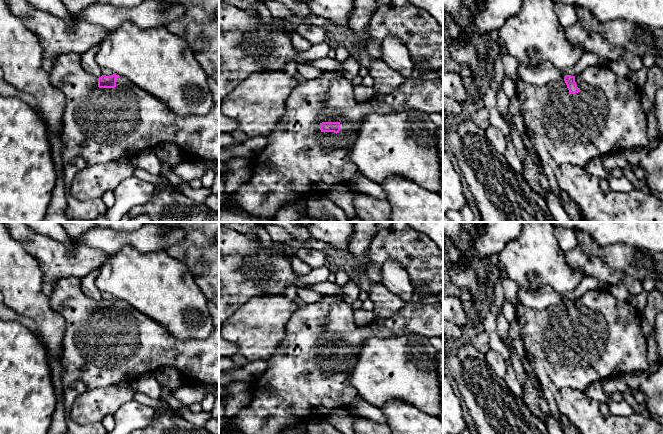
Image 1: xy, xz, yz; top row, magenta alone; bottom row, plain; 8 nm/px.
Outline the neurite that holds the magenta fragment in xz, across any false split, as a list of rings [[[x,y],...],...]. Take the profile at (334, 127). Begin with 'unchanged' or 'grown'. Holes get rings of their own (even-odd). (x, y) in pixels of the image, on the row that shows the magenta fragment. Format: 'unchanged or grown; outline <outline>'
grown; outline [[[323,71],[318,78],[298,83],[289,95],[285,112],[275,129],[267,137],[267,144],[252,160],[251,178],[234,192],[238,205],[253,216],[274,218],[277,211],[296,195],[307,193],[317,196],[335,188],[346,189],[358,174],[356,165],[349,159],[349,150],[357,137],[362,121],[369,114],[390,114],[406,110],[419,110],[427,114],[443,112],[443,81],[423,80],[410,77],[390,94],[375,94],[366,102],[358,102],[354,86],[346,76],[336,76],[332,71]]]

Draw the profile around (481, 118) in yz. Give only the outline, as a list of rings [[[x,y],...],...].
[[[483,107],[476,113],[471,116],[468,116],[466,119],[470,119],[474,122],[479,128],[487,130],[490,126],[489,123],[489,112],[486,107]]]

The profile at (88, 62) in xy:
[[[94,47],[81,55],[82,68],[90,75],[99,78],[102,76],[102,68],[97,64],[95,58],[98,48]]]

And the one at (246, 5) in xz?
[[[219,0],[219,1],[234,5],[235,7],[241,8],[252,15],[258,14],[256,8],[252,5],[253,0]]]

